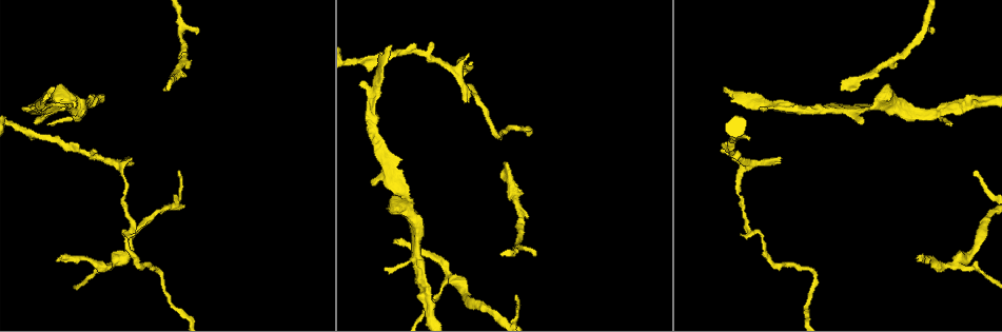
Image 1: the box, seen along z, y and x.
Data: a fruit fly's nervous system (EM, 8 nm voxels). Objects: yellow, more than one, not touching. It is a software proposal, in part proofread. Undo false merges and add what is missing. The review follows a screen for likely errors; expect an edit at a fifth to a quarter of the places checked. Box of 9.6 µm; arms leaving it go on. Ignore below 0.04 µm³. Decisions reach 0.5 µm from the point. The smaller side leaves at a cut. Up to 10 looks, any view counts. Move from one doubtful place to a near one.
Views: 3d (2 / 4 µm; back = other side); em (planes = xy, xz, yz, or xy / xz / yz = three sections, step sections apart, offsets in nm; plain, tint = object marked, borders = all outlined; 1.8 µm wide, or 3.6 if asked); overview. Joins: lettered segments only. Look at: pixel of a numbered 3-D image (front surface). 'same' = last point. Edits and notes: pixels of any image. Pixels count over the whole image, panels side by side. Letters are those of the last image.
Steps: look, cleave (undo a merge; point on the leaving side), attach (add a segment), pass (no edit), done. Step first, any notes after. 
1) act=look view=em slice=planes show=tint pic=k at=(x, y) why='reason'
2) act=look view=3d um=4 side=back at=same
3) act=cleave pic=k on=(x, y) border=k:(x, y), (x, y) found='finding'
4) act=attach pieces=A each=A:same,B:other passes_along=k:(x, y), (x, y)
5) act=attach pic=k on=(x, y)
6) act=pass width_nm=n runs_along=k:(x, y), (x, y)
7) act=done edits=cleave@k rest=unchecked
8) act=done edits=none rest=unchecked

act=look view=em slice=planes show=tint pic=1 at=(390, 152) why='branch stops here'

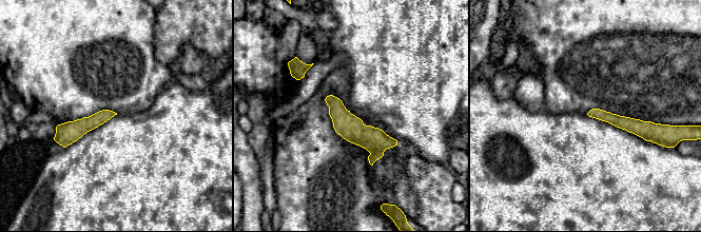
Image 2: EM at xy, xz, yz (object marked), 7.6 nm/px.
act=look view=em slice=planes show=borders at=same

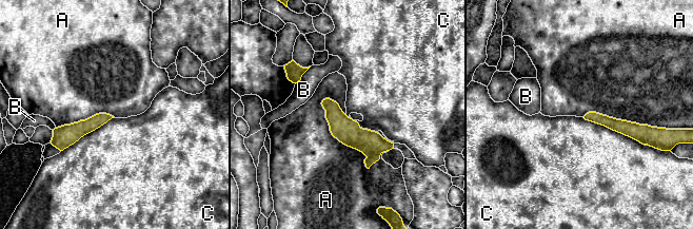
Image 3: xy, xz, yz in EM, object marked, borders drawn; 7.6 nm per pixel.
act=pass each=A:other,B:other,C:other found='none of them fits'

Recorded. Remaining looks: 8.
act=look view=em slice=xy step=8 show=tint pic=1 at=(466, 99) why='an open end'

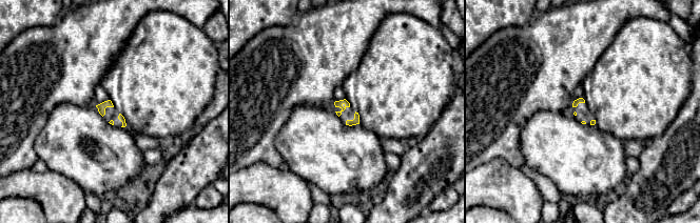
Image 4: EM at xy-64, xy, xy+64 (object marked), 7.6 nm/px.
act=look view=em slice=planes show=borders at=same why='another direction'

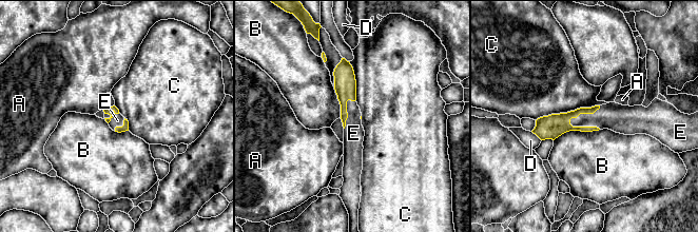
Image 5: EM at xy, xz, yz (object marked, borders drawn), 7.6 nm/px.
act=attach pieces=E each=A:other,B:other,C:other,D:other,E:same passes_along=5:(554, 126), (583, 113), (613, 116) found='it goes on there'

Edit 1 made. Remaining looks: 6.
act=look view=em slice=planes show=borders pic=1 at=(723, 91) why='free end'

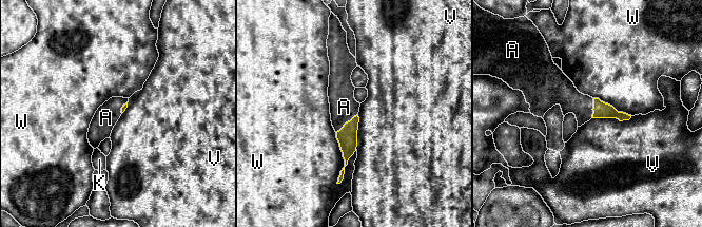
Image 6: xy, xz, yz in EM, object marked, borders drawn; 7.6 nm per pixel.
act=attach pieces=A each=A:same,K:other,V:other,W:other passes_along=6:(347, 136), (346, 123), (344, 107) found='the neuron continues'

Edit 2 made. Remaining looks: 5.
act=look view=3d um=2 pic=1 at=(843, 88) why='an open end'

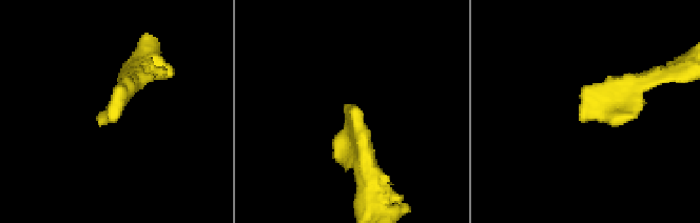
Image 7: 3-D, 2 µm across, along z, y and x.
act=look view=em slice=yz step=8 show=plain pic=7 at=(580, 115) why='shape alone is not enough'

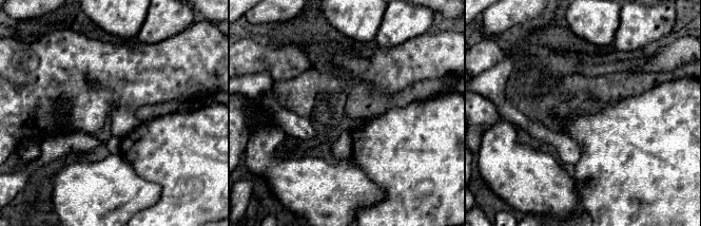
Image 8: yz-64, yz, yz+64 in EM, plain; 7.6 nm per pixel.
act=look view=em slice=yz step=8 show=borders at=same

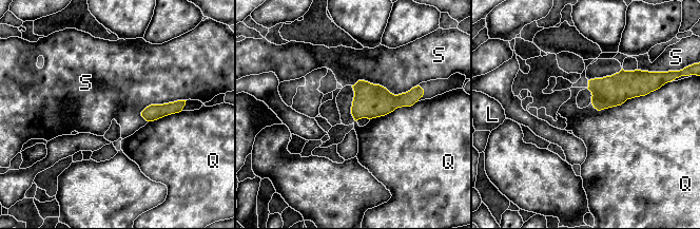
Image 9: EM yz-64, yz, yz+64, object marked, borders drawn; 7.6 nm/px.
act=pass width_nm=160 each=L:other,Q:other,S:other border=9:(352, 84), (394, 94), (415, 87) found='no lettered segment goes on from it'

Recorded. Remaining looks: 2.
act=look view=em slice=planes show=borders pic=1 at=(197, 32) why='an open end'

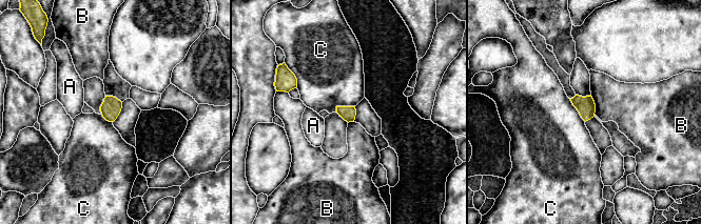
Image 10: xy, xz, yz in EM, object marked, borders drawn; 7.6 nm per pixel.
act=pass each=A:other,B:other,C:other border=10:(354, 105), (338, 105), (335, 112) found='none of them fits'

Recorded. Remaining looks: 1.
act=done edits=attach@5,attach@6 rest=unchecked

